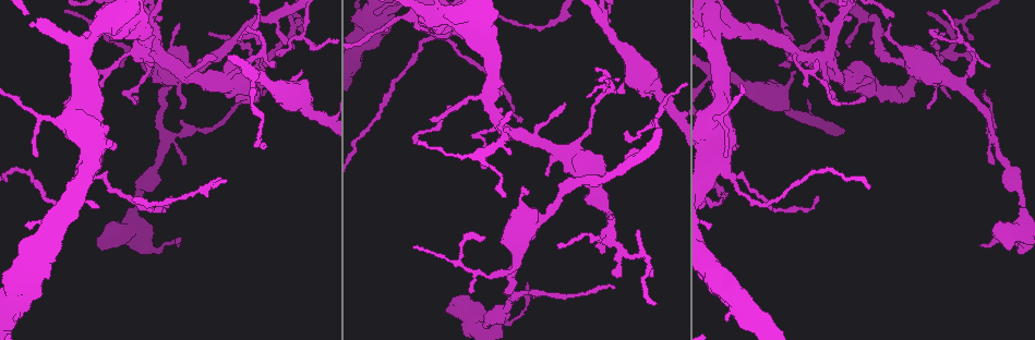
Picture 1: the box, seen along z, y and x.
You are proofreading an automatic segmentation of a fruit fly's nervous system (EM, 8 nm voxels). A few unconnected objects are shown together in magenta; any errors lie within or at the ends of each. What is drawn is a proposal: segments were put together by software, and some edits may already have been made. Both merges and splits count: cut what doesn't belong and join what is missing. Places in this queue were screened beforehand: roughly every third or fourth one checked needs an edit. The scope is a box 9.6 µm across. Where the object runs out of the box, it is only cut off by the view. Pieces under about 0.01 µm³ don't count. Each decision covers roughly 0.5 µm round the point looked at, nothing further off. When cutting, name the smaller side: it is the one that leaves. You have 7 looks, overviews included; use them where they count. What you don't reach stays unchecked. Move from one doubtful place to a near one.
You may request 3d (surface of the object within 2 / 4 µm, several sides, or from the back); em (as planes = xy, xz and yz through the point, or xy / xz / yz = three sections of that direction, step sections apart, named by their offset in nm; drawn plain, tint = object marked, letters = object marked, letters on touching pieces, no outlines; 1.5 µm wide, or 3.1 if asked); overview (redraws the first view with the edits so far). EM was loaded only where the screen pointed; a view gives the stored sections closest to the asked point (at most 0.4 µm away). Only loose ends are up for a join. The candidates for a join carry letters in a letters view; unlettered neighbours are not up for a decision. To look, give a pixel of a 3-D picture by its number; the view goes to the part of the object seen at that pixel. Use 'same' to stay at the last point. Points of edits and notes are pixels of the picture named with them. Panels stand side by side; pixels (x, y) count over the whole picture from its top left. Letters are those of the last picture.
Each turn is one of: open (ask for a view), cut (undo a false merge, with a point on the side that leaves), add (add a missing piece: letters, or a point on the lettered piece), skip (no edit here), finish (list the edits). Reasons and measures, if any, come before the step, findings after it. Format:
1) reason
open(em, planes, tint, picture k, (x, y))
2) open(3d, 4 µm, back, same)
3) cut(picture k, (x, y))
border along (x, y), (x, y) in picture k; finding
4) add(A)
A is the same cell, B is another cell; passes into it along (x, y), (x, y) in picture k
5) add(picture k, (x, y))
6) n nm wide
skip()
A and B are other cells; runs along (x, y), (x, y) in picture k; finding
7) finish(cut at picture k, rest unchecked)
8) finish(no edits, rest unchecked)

abrupt turn
open(3d, 2 µm, picture 1, (644, 253))

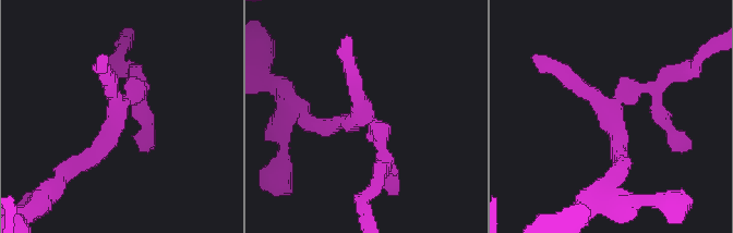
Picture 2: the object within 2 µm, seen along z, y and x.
open(em, planes, tint, picture 2, (612, 105))

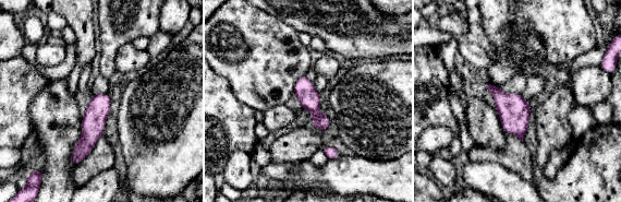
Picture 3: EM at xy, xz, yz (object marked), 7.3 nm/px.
see the neighbours
open(em, planes, letters, same)

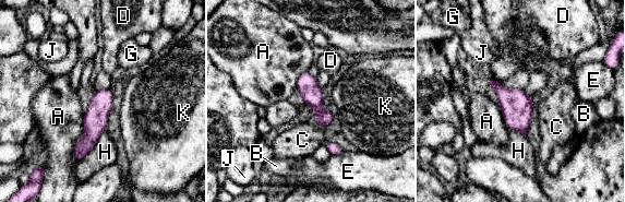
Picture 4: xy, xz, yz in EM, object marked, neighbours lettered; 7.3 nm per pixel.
160 nm wide
skip()
A, B, C, D, E, G, H, J and K are other cells; border along (85, 111), (74, 150), (77, 162) in picture 4; all the same cell

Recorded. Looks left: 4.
an open end
open(em, yz, step 4, tint, picture 1, (293, 47))

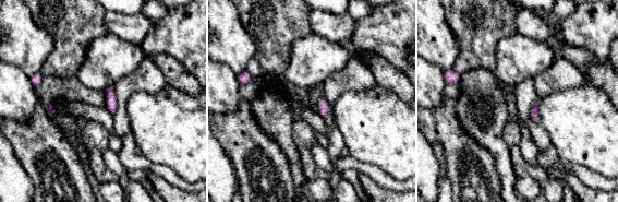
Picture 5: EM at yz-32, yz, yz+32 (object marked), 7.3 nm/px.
open(em, planes, letters, same)

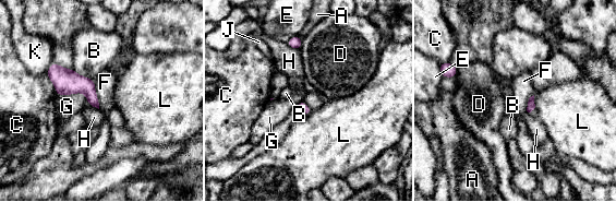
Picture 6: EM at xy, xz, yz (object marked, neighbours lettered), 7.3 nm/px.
skip()
A, B, C, D, E, F, G, H, J, K and L are other cells; border along (533, 95), (535, 107) in picture 6; no lettered piece goes on from it

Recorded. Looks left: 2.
thin end
open(em, planes, letters, picture 1, (989, 65))

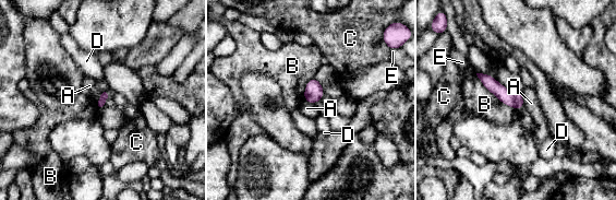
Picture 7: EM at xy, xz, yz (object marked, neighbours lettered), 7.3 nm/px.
skip()
A, B, C, D and E are other cells; runs along (482, 77), (520, 105) in picture 7; none of them fits

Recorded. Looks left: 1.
finish(no edits, rest unchecked)

